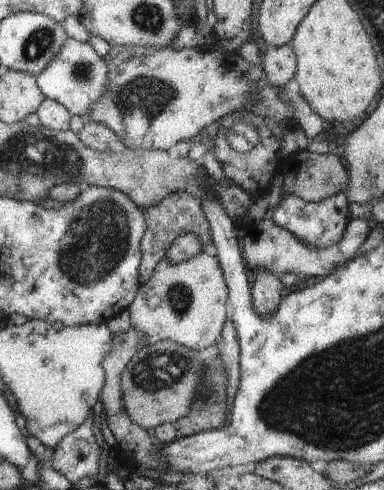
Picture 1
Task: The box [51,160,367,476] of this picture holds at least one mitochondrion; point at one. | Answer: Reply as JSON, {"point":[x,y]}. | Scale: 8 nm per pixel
{"point":[95,243]}

